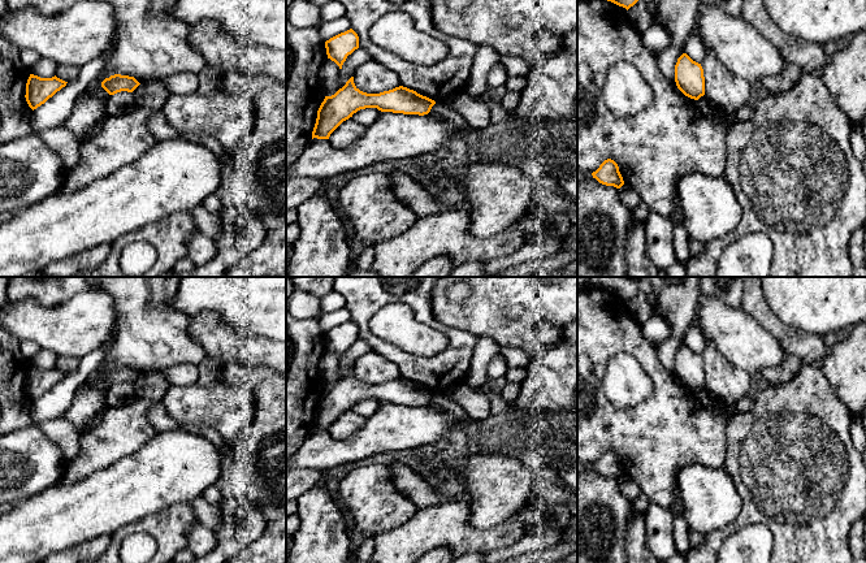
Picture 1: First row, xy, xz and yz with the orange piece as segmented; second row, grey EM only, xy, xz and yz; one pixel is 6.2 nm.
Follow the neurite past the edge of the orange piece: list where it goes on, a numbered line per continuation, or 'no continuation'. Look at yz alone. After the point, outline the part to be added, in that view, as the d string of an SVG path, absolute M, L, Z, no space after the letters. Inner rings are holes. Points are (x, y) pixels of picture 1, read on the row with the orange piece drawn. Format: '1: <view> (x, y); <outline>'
no continuation

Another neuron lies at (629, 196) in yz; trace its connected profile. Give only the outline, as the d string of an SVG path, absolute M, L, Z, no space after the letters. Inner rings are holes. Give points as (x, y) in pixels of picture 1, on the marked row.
M623 185L619 189L619 194L622 200L631 212L635 211L642 203L638 194L631 186Z

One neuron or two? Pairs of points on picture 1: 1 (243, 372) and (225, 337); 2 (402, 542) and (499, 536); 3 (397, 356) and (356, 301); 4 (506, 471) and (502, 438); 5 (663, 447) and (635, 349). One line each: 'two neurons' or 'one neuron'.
1: two neurons
2: one neuron
3: one neuron
4: two neurons
5: one neuron

